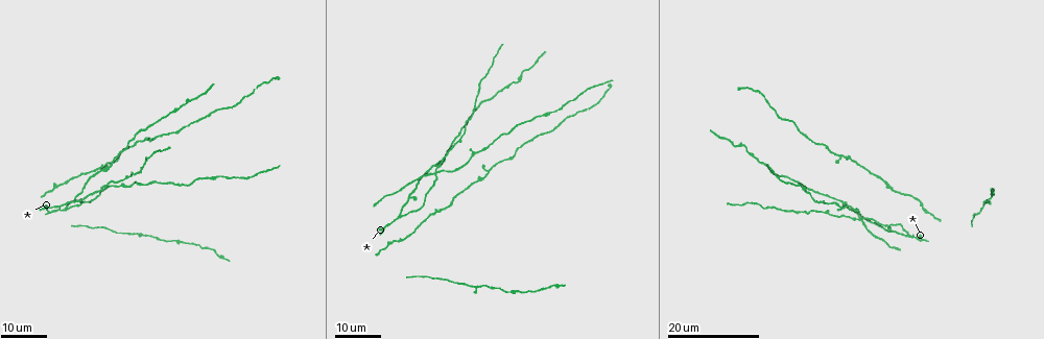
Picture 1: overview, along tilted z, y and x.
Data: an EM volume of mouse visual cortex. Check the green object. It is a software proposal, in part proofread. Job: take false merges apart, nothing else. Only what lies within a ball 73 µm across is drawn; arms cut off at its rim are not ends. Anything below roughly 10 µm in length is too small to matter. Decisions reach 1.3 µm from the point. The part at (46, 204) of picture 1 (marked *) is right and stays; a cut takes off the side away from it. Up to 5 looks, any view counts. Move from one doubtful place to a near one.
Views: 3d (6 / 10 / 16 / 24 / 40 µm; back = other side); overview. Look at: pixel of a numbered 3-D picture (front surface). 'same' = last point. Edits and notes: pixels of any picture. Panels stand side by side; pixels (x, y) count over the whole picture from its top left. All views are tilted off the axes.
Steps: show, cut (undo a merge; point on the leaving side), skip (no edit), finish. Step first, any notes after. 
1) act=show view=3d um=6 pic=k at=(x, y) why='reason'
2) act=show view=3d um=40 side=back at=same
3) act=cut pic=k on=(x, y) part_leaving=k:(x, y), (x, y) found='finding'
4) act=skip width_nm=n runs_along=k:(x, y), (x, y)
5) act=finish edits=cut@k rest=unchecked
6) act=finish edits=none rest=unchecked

act=show view=3d um=24 pic=1 at=(196, 121) why='thick turns thin'

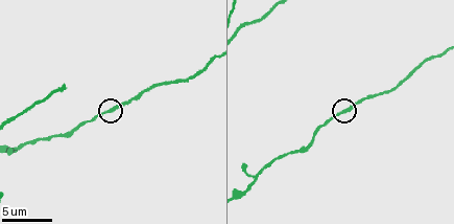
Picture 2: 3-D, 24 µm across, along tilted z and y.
act=show view=3d um=6 pic=2 at=(344, 110)

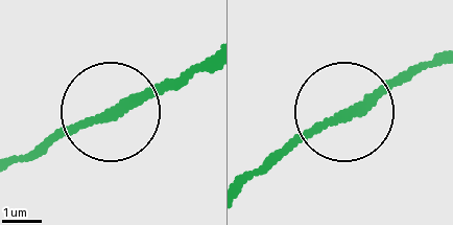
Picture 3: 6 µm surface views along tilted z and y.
act=skip runs_along=3:(13, 165), (181, 76) found='one cell here'

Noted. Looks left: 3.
act=show view=3d um=16 pic=1 at=(473, 288) why='three-way junction'

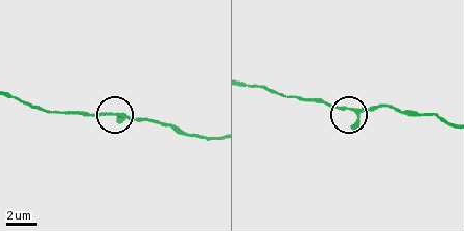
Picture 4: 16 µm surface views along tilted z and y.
act=show view=3d um=10 pic=4 at=(115, 113) why='closer look'

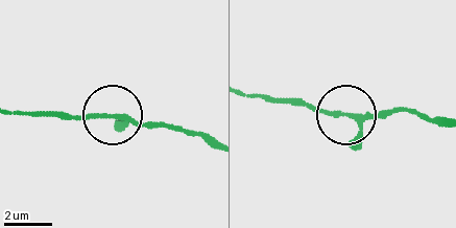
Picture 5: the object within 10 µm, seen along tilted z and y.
act=show view=3d um=6 pic=5 at=(346, 115) why='closer look'

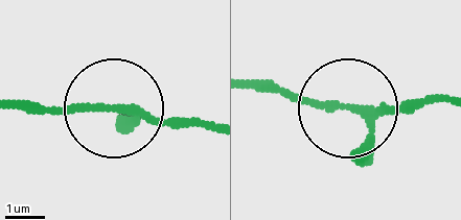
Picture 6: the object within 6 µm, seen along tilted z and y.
act=skip width_nm=130 found='one cell here'

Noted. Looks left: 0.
act=finish edits=none rest=unchecked

